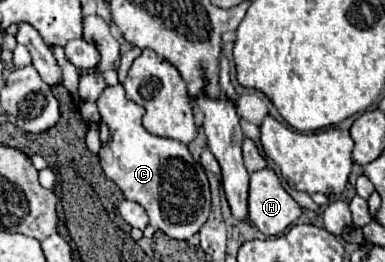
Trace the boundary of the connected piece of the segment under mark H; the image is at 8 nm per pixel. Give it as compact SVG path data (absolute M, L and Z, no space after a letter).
M272 168L250 174L248 210L252 224L266 236L280 236L302 214Z

